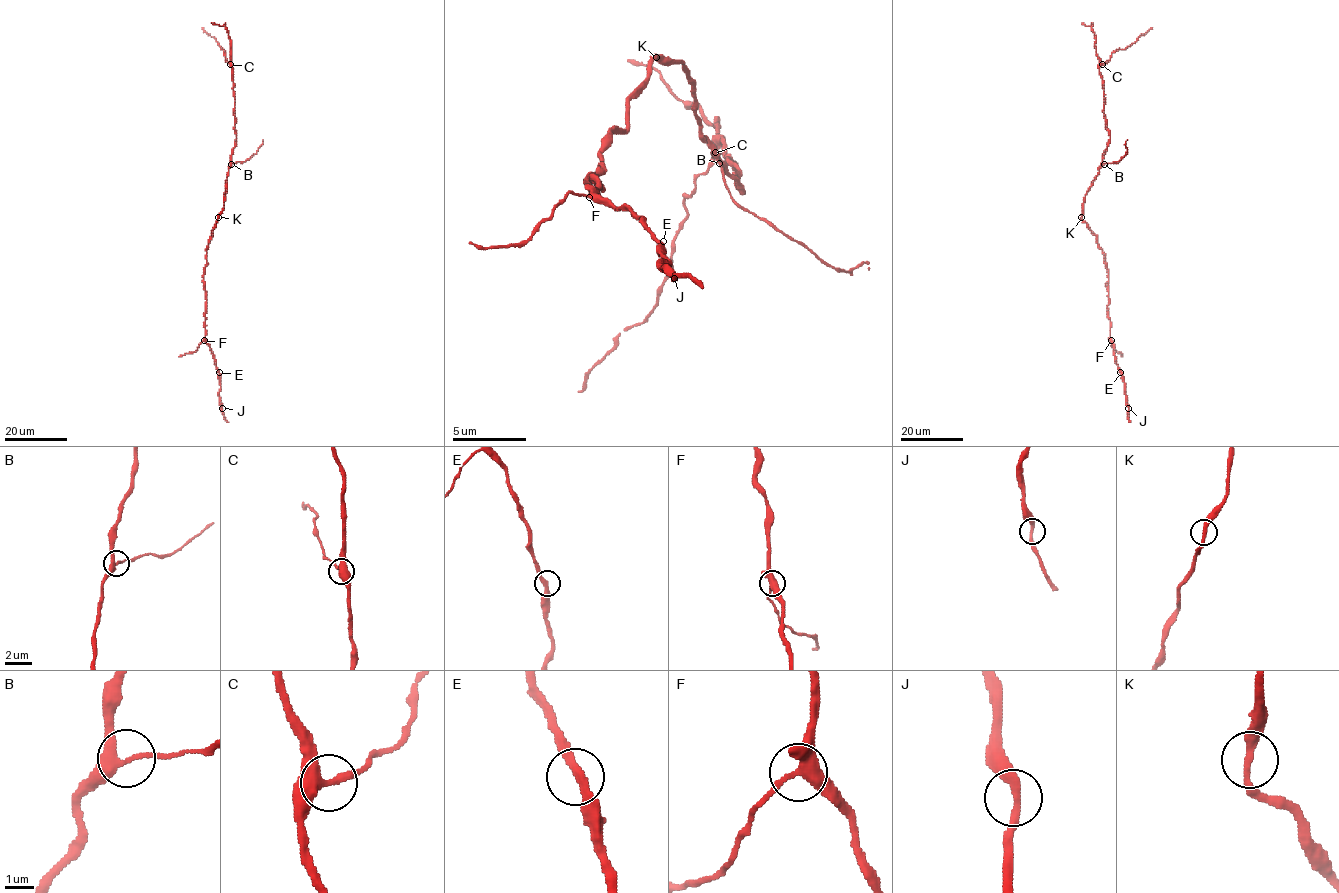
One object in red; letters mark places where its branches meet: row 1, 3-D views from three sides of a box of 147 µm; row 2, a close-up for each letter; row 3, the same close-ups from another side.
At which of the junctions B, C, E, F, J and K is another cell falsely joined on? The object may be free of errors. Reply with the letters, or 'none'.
none

